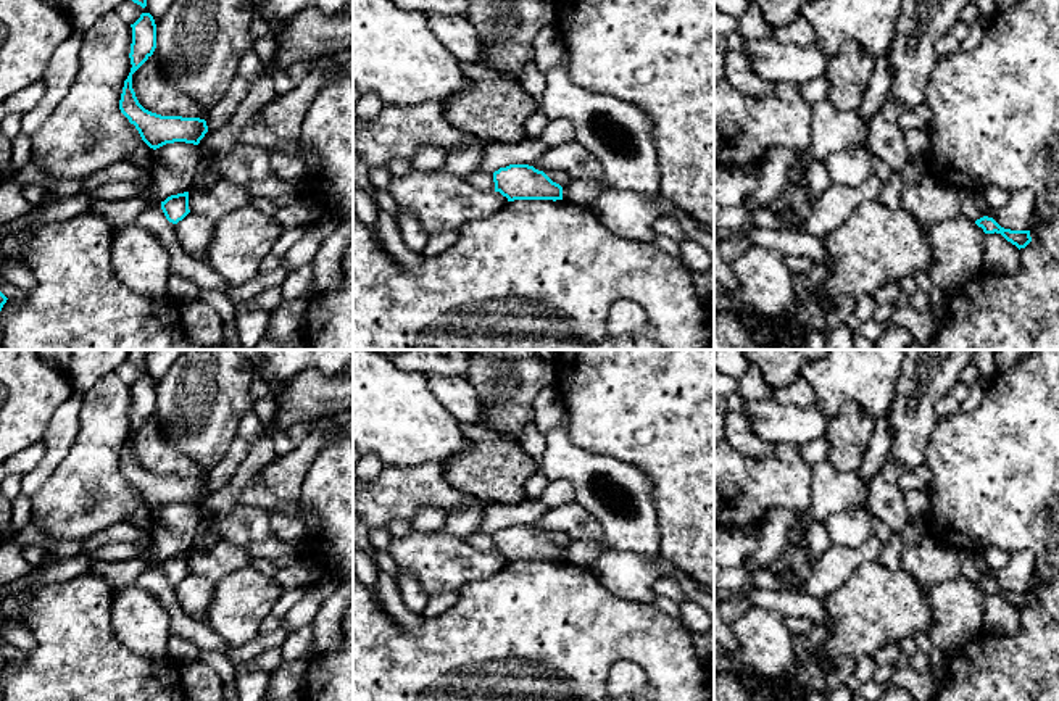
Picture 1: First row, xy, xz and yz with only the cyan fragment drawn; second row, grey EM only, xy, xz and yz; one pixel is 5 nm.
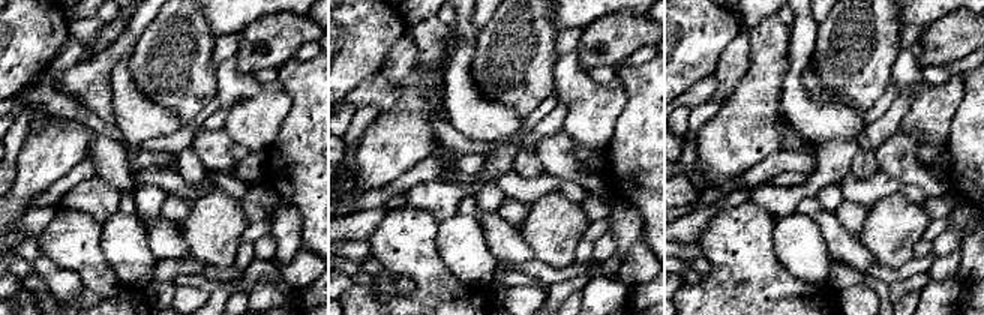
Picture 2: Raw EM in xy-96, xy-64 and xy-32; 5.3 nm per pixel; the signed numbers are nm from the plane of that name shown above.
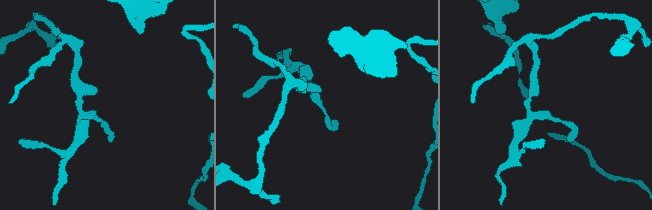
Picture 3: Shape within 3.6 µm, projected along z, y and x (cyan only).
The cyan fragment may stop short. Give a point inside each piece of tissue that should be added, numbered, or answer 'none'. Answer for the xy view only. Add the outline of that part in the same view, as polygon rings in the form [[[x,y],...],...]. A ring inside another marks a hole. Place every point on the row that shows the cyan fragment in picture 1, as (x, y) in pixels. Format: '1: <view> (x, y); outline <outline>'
none

